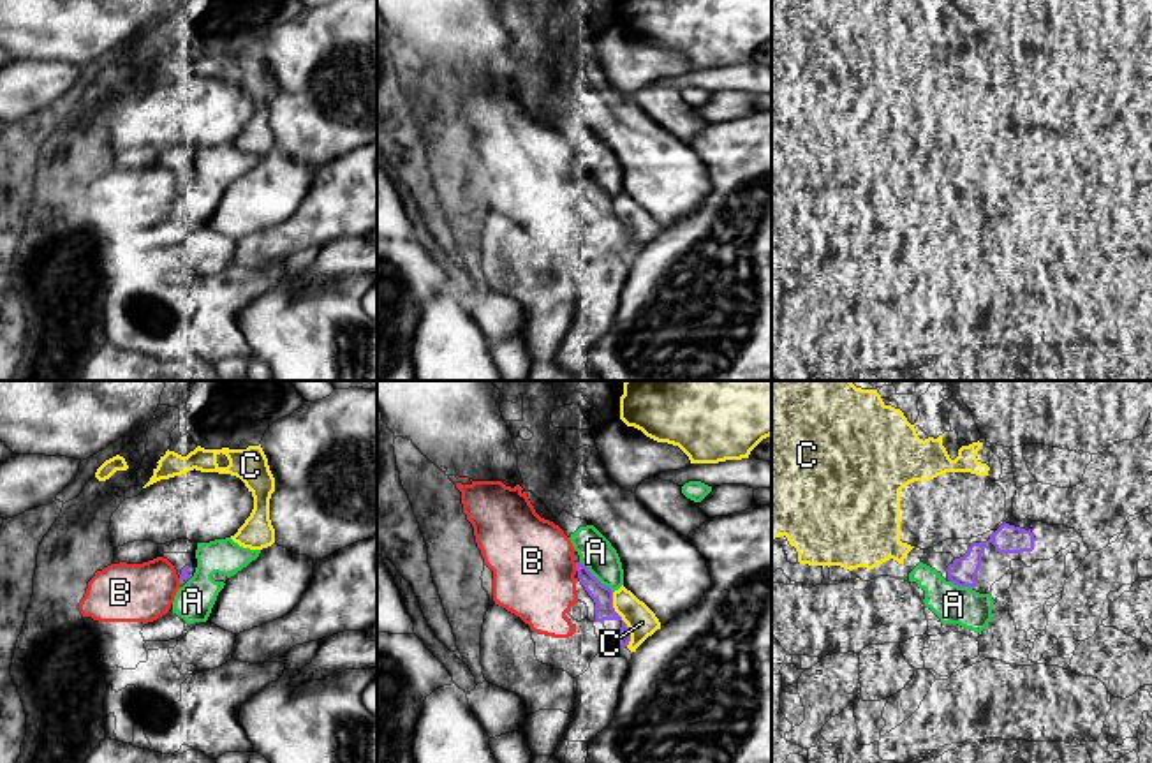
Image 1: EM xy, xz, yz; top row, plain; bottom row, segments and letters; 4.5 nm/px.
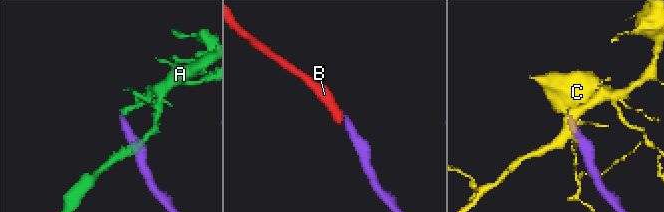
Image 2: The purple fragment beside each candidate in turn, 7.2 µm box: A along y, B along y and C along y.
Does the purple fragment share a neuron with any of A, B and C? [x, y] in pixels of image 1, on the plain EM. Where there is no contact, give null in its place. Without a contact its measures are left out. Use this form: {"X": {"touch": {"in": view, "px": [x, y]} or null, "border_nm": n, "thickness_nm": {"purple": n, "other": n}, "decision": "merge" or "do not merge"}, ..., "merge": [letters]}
{"A": {"touch": {"in": "xz", "px": [596, 184]}, "border_nm": 220, "thickness_nm": {"purple": 100, "other": 160}, "decision": "do not merge"}, "B": {"touch": {"in": "xz", "px": [576, 171]}, "border_nm": 40, "thickness_nm": {"purple": 100, "other": 380}, "decision": "merge"}, "C": {"touch": {"in": "xz", "px": [620, 224]}, "border_nm": 260, "thickness_nm": {"purple": 100, "other": 140}, "decision": "do not merge"}, "merge": ["B"]}

